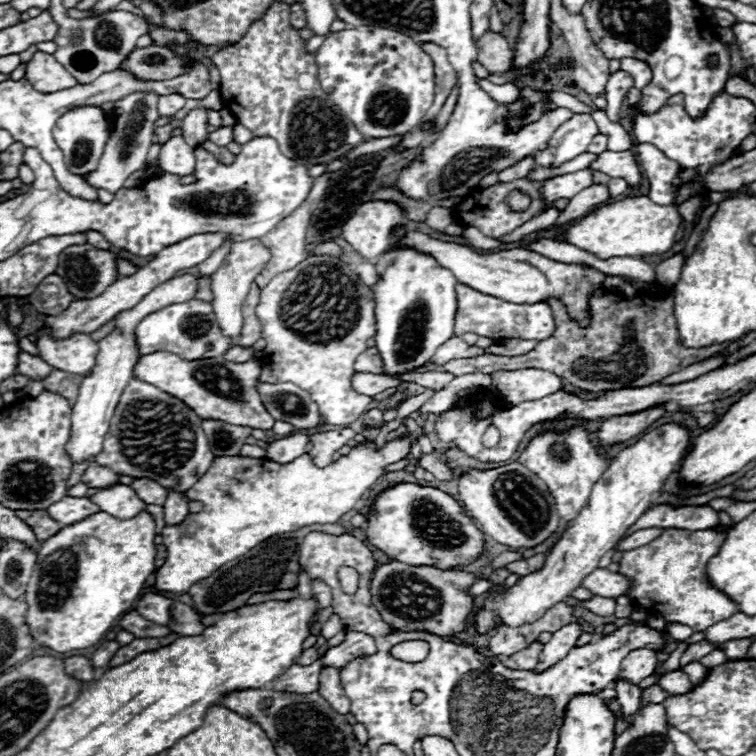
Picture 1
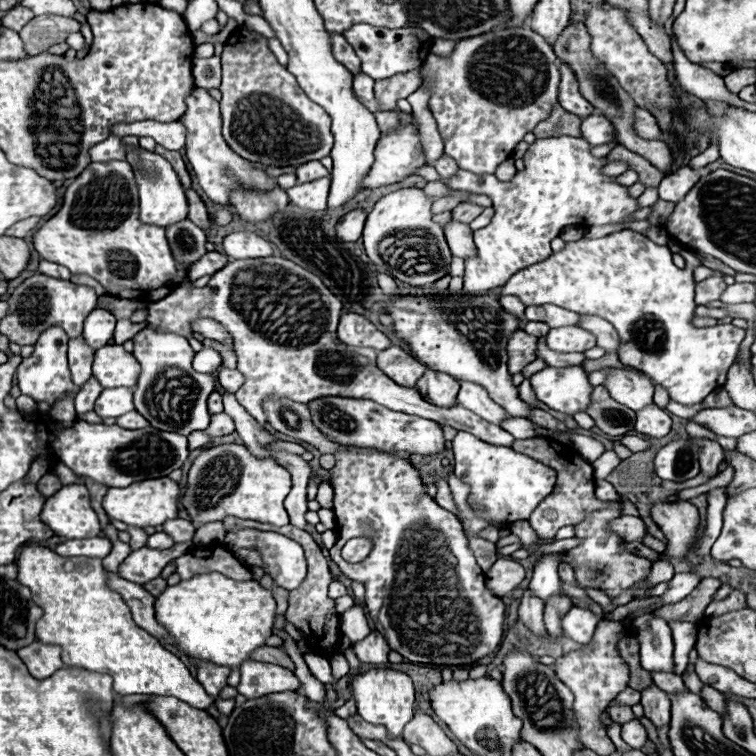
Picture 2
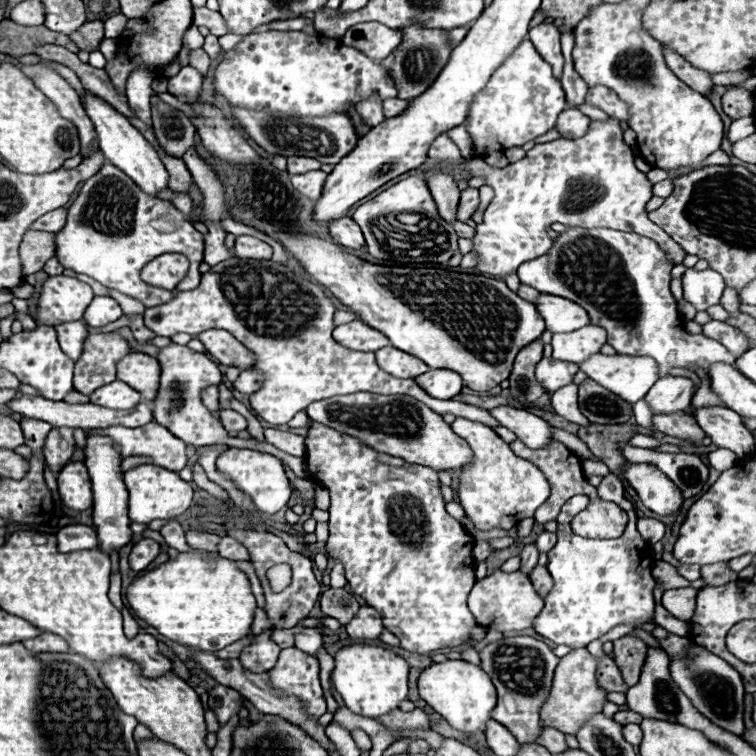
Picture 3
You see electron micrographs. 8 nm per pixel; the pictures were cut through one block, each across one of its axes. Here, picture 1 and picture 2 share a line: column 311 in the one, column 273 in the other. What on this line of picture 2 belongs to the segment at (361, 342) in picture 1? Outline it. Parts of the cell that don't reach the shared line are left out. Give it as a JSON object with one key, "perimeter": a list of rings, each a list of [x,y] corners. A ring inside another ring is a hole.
{"perimeter":[[[278,256],[270,258],[256,258],[252,262],[228,262],[224,268],[220,268],[216,274],[212,274],[210,282],[204,288],[192,288],[188,286],[178,286],[172,294],[162,298],[160,302],[150,302],[148,304],[148,326],[164,332],[174,332],[180,336],[190,338],[192,328],[190,322],[194,318],[214,318],[218,320],[234,338],[234,348],[238,354],[238,370],[244,376],[244,384],[240,390],[236,390],[236,400],[246,408],[246,412],[263,427],[266,424],[264,412],[262,412],[262,400],[266,396],[276,396],[276,398],[289,398],[293,401],[306,404],[314,398],[322,396],[344,396],[344,398],[364,398],[364,400],[374,400],[390,410],[396,412],[406,412],[412,416],[422,416],[428,420],[438,422],[440,426],[452,426],[456,430],[470,432],[478,436],[480,440],[494,444],[494,446],[512,446],[514,436],[502,430],[496,424],[484,422],[480,416],[470,412],[468,408],[462,406],[452,406],[452,408],[438,408],[430,402],[426,402],[416,388],[406,390],[404,386],[396,386],[378,366],[376,366],[376,352],[368,348],[352,348],[344,346],[336,338],[336,326],[338,318],[342,312],[342,302],[336,298],[322,282],[316,278],[312,272],[304,270],[302,266],[296,266],[294,262]]]}

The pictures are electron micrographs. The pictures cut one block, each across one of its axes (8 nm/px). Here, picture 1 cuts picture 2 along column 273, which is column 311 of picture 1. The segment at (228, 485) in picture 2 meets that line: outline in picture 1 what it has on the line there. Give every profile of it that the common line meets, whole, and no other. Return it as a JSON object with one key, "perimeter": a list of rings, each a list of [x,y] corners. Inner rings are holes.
{"perimeter":[[[412,434],[406,436],[396,436],[388,440],[380,450],[376,450],[376,442],[368,440],[368,444],[358,444],[354,446],[346,456],[340,456],[336,462],[330,466],[318,468],[314,466],[312,458],[308,454],[302,454],[294,462],[288,462],[288,466],[280,466],[280,462],[268,462],[266,458],[246,458],[246,456],[236,456],[236,458],[214,458],[212,466],[208,472],[192,486],[186,496],[190,500],[200,500],[204,504],[204,510],[198,514],[188,514],[188,518],[182,524],[176,526],[164,526],[162,538],[166,546],[166,562],[156,574],[156,588],[166,590],[166,592],[188,592],[192,584],[208,578],[208,574],[216,572],[222,564],[240,558],[260,542],[264,542],[270,536],[276,534],[286,534],[300,530],[302,526],[310,524],[334,524],[340,520],[342,514],[350,512],[354,504],[362,498],[362,494],[376,484],[376,480],[384,474],[388,474],[386,466],[396,464],[404,460],[414,442],[418,438]]]}

